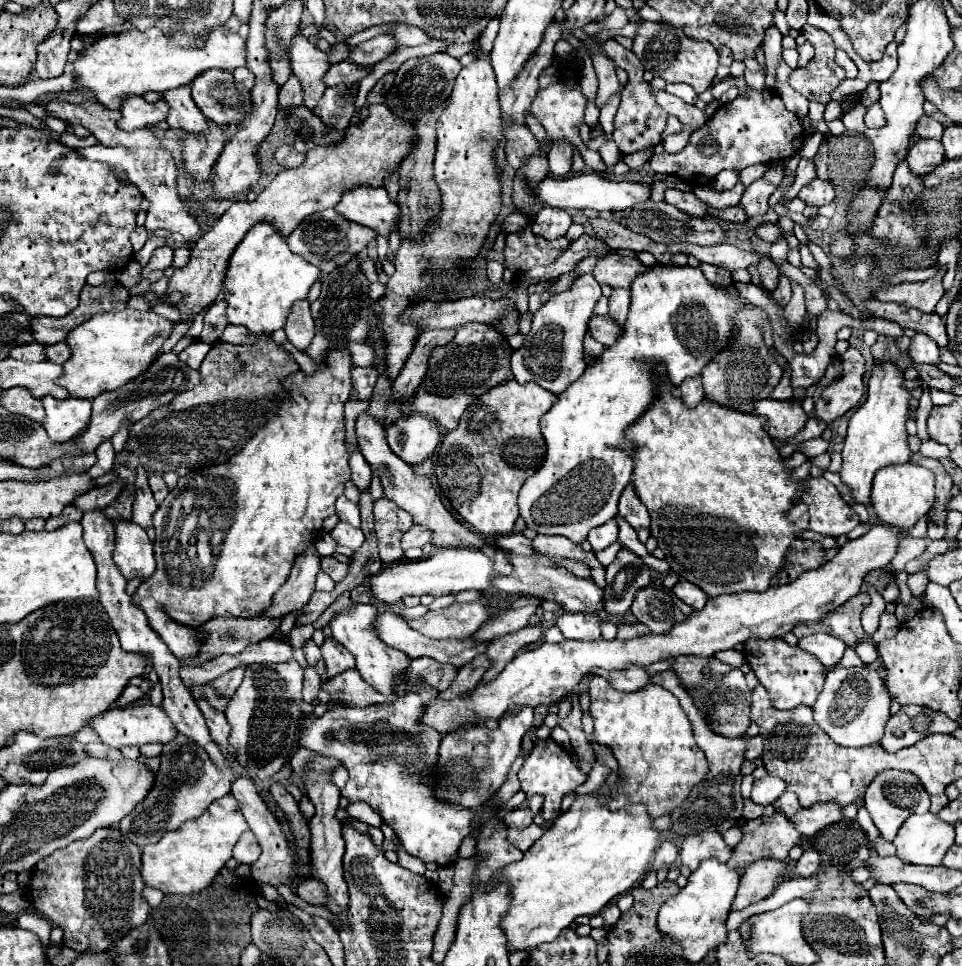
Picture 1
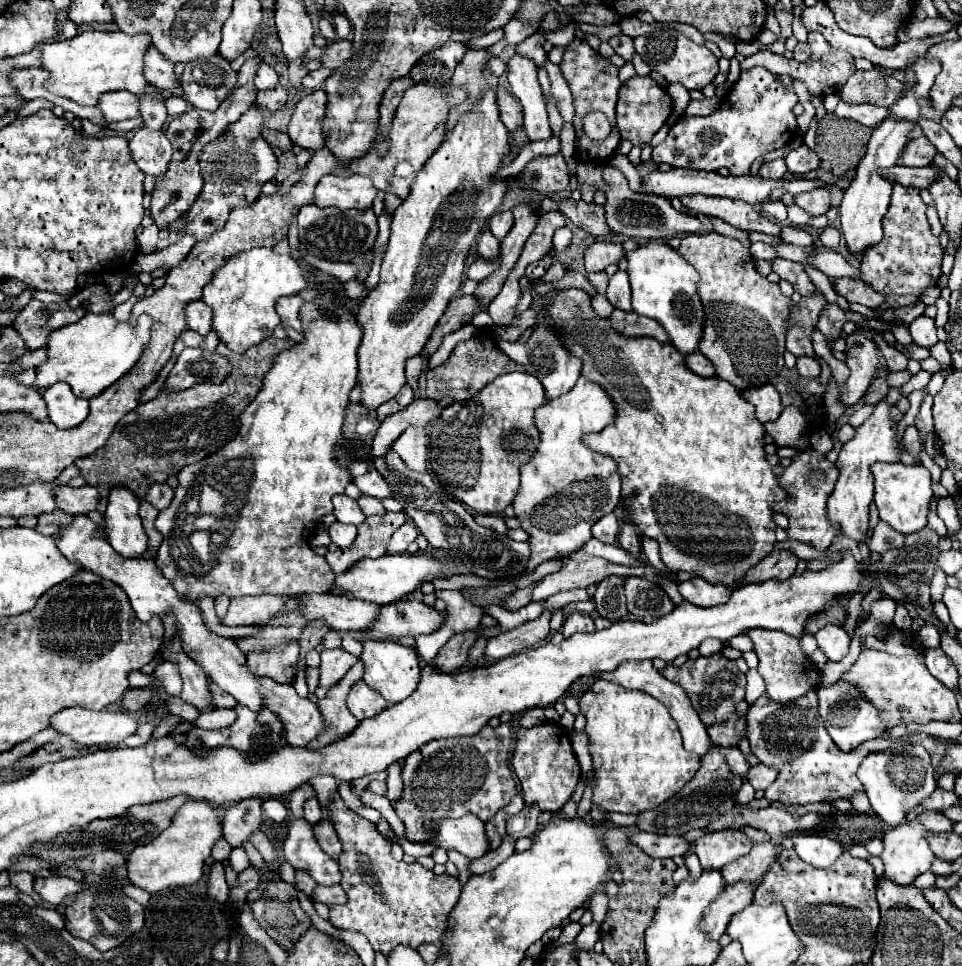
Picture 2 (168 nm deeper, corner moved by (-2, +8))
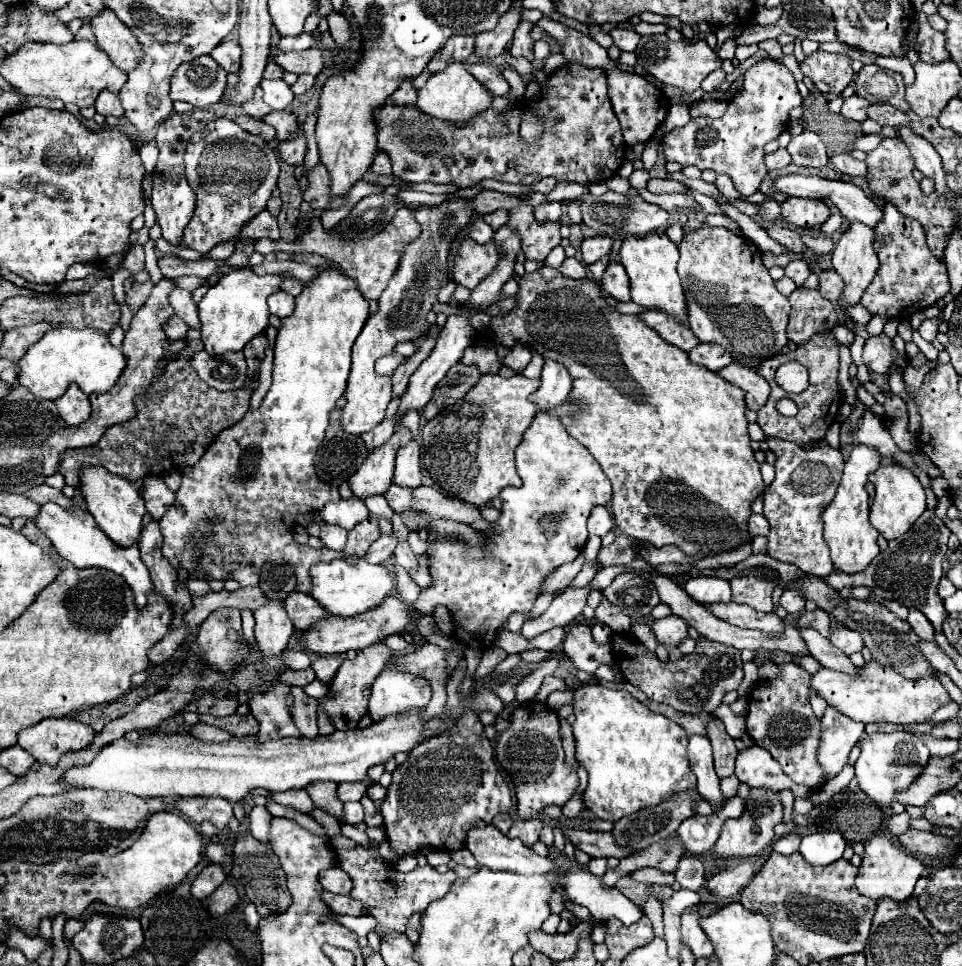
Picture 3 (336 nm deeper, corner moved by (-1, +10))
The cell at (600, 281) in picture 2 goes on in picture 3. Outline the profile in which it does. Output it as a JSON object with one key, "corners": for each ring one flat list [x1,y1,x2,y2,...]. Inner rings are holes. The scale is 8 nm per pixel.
{"corners":[[603,256,601,260,589,264,589,274,591,274,591,278,599,282,601,276,603,276,603,272,605,272,605,268,607,268,607,264,609,264,609,256]]}

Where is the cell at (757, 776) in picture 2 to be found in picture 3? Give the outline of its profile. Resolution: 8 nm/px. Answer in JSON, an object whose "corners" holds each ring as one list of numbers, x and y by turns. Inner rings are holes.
{"corners":[[757,746,739,752,735,762,735,776,739,778,739,782,745,782,749,786,761,786,775,792,789,789,795,798,807,798,810,794,807,786,789,780,789,776,781,772,781,766,773,760,773,756,769,756,765,748]]}

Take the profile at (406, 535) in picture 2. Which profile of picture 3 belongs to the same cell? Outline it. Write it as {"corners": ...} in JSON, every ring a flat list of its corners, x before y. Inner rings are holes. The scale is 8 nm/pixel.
{"corners":[[381,534,377,542,371,544,371,548,367,550,367,554,363,556,365,560,369,560,369,564,385,564,389,560,389,556,393,554,397,546,397,536,395,534]]}

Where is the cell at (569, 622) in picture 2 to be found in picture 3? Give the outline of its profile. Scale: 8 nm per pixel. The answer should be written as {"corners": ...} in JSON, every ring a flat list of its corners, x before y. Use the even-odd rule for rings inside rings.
{"corners":[[573,624,567,630,567,636,563,640,563,652,573,662,575,668,595,674,599,664,611,664,613,654,609,644,595,644,589,626]]}

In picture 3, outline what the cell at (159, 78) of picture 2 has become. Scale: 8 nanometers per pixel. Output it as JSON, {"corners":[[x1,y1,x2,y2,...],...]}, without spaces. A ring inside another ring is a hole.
{"corners":[[103,8,89,20,89,24,95,34,95,44,109,56,113,64,117,64,117,68,129,72,143,56,141,46,135,42,129,28,115,16,113,10]]}

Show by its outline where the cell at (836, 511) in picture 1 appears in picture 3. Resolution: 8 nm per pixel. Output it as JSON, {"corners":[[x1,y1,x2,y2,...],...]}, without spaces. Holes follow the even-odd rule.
{"corners":[[767,438,769,450,777,456,775,462,775,480,765,490,763,500,763,516,769,520,769,542,767,556,797,566,805,574,829,576,833,570,833,562,829,558,829,548,823,540,823,524,821,512,831,504,837,494,841,474,843,474,843,454,831,446,811,446,801,448,793,442]]}

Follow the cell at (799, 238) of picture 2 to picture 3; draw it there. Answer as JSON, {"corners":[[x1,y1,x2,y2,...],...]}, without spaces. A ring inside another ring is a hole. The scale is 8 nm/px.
{"corners":[[803,234,803,242,815,254,829,254,833,250,833,246,835,246,829,236,815,236,815,238,811,238,809,234]]}

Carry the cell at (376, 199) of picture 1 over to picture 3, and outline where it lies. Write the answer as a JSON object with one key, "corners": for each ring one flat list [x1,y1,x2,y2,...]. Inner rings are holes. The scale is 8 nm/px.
{"corners":[[317,164,315,168,311,168,307,180,309,180,309,186,303,192,303,200,311,208,325,208,327,204,331,204,331,208,339,208,343,204,345,198,335,198,335,200,329,198,329,174,323,164]]}

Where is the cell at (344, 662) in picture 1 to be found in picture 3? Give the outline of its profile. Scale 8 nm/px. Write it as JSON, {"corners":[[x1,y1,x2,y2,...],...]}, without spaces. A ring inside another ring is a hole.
{"corners":[[319,656,319,658,315,658,315,662,313,662,311,668,315,670,317,678,323,684,329,684,333,680,335,672,339,670,339,666,341,666,341,658,339,656]]}

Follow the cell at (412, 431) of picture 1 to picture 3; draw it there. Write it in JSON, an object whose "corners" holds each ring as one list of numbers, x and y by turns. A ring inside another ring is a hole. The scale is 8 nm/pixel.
{"corners":[[411,440,401,452,397,452,395,464,395,478,393,482,403,488,417,488,421,486,421,464,419,464,419,442]]}

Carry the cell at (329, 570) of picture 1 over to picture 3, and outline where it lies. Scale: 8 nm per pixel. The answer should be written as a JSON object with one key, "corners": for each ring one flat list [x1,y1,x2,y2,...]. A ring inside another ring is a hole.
{"corners":[[365,518,349,530,349,538,347,538,347,546,343,550,345,556,365,556,365,552,369,550,371,542,375,542,379,538,379,526,373,518]]}

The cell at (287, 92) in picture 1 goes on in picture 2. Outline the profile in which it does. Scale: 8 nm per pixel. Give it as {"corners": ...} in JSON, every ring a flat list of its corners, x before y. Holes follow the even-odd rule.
{"corners":[[278,84,274,90,264,90,264,92,258,92,258,106,266,108,266,110,278,110,286,104,288,100,288,90]]}

